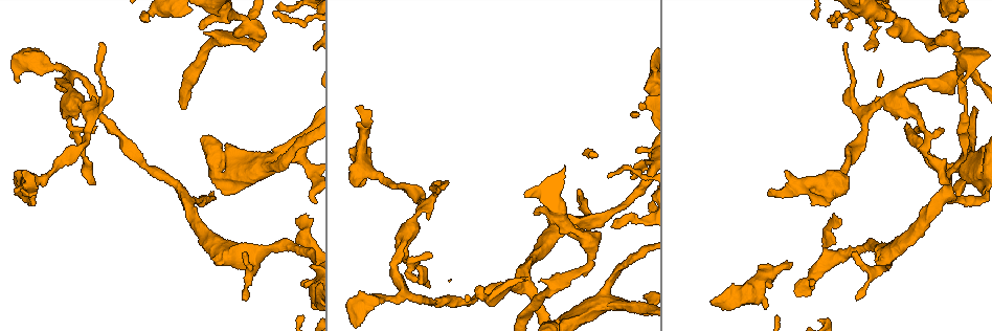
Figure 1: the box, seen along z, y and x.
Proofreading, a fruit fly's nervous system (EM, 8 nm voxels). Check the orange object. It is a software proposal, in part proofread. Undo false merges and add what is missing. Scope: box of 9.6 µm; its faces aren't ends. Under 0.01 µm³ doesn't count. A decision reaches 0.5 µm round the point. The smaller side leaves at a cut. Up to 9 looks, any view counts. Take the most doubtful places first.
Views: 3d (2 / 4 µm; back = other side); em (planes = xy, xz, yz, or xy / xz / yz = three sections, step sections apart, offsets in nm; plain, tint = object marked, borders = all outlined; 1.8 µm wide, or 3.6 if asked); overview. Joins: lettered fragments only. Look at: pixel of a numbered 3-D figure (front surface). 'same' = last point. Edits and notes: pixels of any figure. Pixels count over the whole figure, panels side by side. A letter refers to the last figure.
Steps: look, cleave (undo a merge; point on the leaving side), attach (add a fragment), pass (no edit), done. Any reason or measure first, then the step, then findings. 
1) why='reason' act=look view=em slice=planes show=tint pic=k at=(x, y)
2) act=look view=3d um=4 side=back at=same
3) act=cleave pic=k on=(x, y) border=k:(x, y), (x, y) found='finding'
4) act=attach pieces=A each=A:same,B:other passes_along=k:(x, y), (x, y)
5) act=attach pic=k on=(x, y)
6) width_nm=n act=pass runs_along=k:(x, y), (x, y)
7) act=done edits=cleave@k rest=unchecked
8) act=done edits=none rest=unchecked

why='free end' act=look view=3d um=4 pic=1 at=(949, 21)

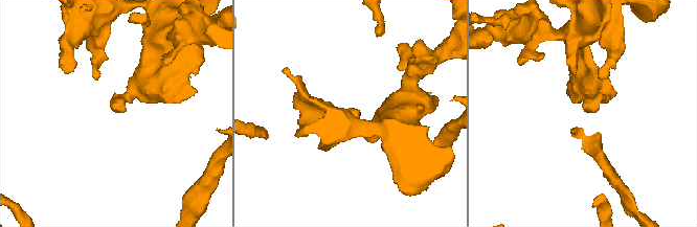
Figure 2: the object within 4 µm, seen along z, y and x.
why='shape alone is not enough' act=look view=em slice=planes show=tint pic=2 at=(584, 109)

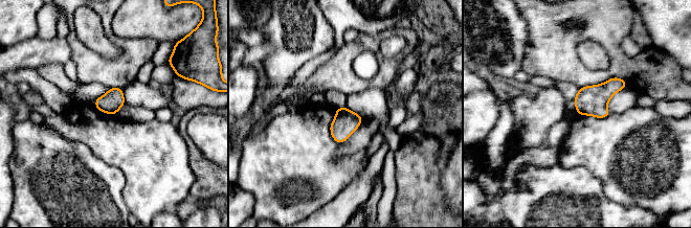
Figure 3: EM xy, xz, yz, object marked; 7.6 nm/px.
act=look view=em slice=planes show=borders at=same

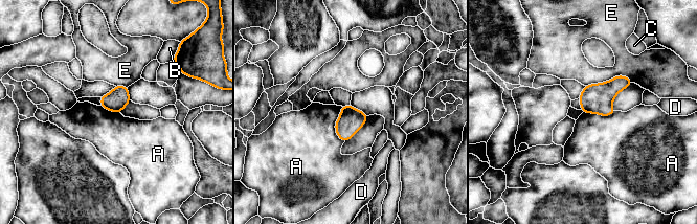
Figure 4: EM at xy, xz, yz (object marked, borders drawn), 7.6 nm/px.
width_nm=160 act=pass each=A:other,B:other,C:other,D:other,E:other border=4:(341, 106), (335, 131), (344, 141) found='none of them fits'

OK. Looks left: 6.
why='branch stops here' act=look view=em slice=planes show=borders pic=1 at=(639, 105)

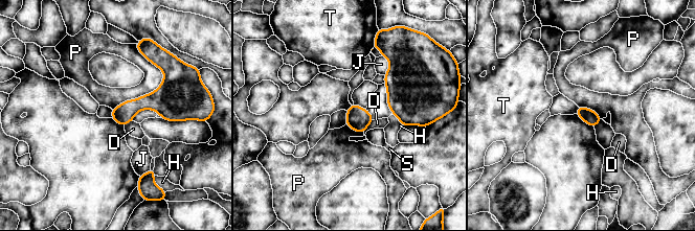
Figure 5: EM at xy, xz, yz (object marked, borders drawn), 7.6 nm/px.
act=pass each=D:other,H:other,J:other,P:other,S:other,T:other border=5:(136, 44), (163, 79), (112, 110) found='none of them fits'

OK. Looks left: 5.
why='an open end' act=look view=em slice=planes show=borders pic=1 at=(876, 28)

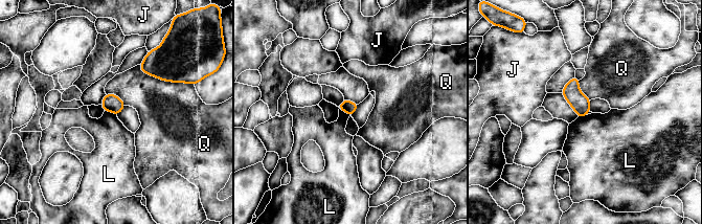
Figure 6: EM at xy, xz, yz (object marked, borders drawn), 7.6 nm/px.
act=pass each=J:other,L:other,Q:other found='no lettered fragment goes on from it'

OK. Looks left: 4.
act=look view=3d um=2 pic=1 at=(835, 238)

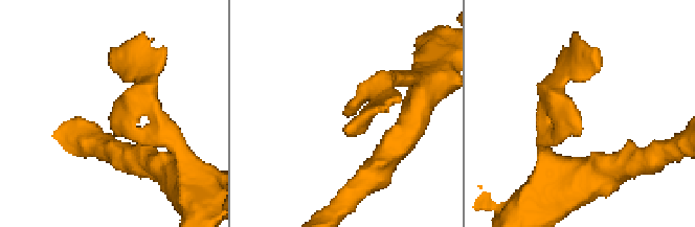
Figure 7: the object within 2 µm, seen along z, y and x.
why='shape alone is not enough' act=look view=em um=3.6 slice=xy step=8 show=borders pic=7 at=(343, 113)

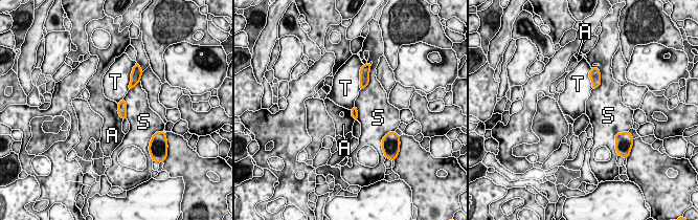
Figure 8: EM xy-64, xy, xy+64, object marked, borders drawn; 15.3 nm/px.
why='cut it another way' act=look view=em um=3.6 slice=planes show=borders at=same

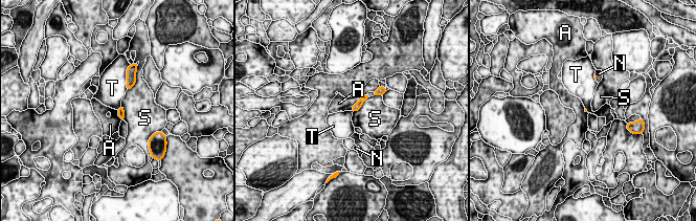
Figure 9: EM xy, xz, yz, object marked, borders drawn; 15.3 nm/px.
longest_contact=A:360nm act=pass each=A:other,N:other,S:other,T:other border=9:(126, 75), (127, 89) found='no lettered fragment goes on from it'

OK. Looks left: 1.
act=done edits=none rest=unchecked

